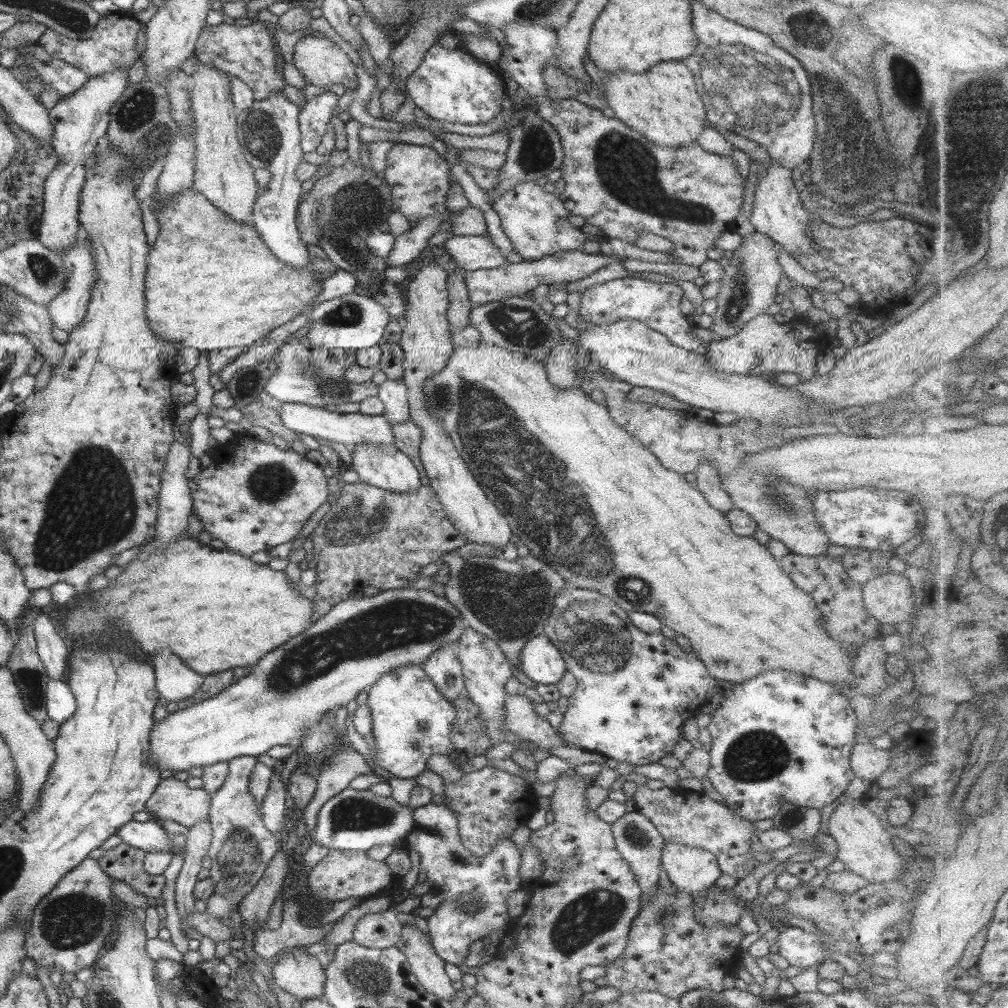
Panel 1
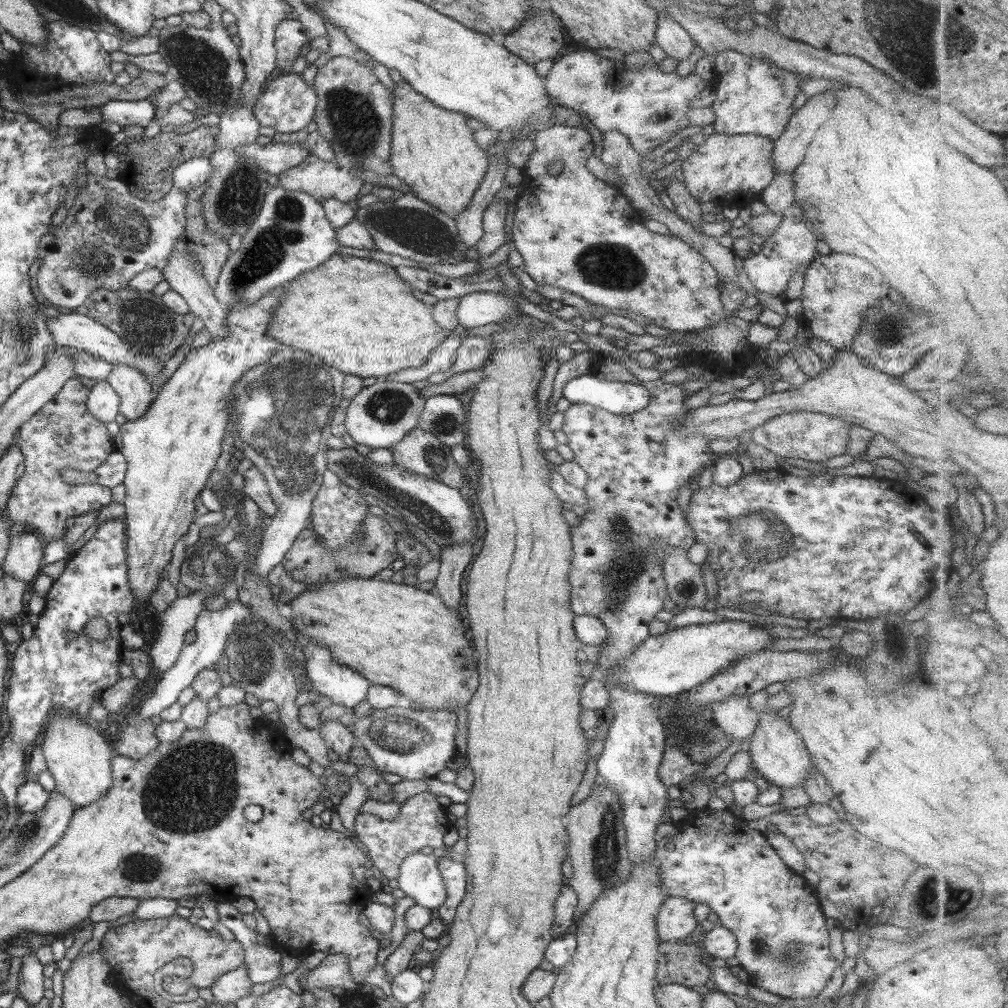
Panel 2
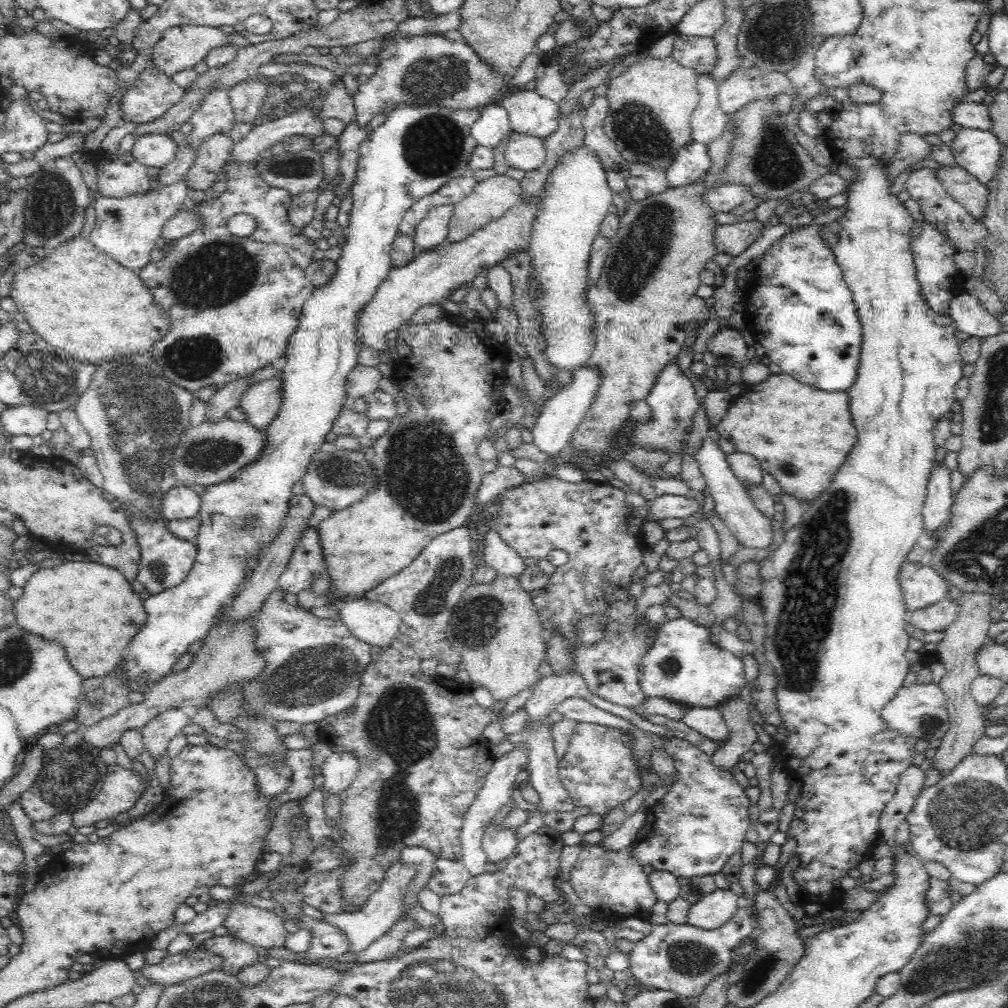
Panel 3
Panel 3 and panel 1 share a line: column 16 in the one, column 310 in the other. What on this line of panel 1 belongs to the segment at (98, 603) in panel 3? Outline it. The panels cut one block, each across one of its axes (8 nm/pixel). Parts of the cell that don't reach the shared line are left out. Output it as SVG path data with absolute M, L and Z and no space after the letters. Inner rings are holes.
M185 533L175 542L168 544L168 546L158 546L154 541L154 538L147 544L142 545L143 548L141 549L139 556L136 556L131 564L125 566L123 574L121 574L121 576L119 576L109 588L99 590L99 592L95 592L95 594L91 591L92 597L89 601L83 601L83 604L78 605L77 607L75 604L72 609L69 609L69 615L67 615L66 622L61 623L61 621L59 621L59 623L56 624L61 636L69 644L70 648L81 646L81 644L74 642L71 644L71 641L68 640L77 640L77 638L81 638L81 640L84 640L84 643L82 644L85 644L85 642L91 642L91 644L93 644L93 640L97 640L97 638L101 636L101 632L103 632L103 624L105 624L105 626L107 626L107 624L113 624L115 630L123 630L123 636L129 636L131 640L135 640L135 642L139 644L139 648L141 648L143 654L153 656L153 652L155 652L157 648L169 648L169 650L171 650L175 656L179 656L179 658L181 658L181 660L183 660L183 662L185 662L195 674L203 676L225 670L232 670L235 666L254 666L260 658L263 658L268 652L275 650L284 642L287 642L292 636L299 634L304 630L303 626L305 626L305 624L312 622L311 600L297 593L283 571L273 571L271 568L267 567L267 565L256 564L251 561L249 557L244 557L242 554L224 550L221 546L215 544L202 545L197 538L189 539ZM151 556L153 556L153 574L151 574ZM151 580L153 580L153 586L151 586ZM115 618L121 618L123 622L117 624L117 622L113 622Z

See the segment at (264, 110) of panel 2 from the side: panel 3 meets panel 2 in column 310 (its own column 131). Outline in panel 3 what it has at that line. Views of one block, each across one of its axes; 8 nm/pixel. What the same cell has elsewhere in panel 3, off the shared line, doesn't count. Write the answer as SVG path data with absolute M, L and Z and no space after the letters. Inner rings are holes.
M146 67L134 85L123 94L120 123L146 124L150 120L156 120L182 98L184 91L156 67Z

